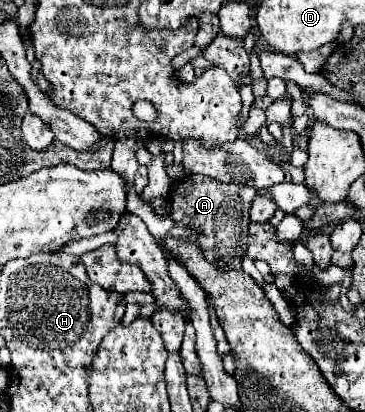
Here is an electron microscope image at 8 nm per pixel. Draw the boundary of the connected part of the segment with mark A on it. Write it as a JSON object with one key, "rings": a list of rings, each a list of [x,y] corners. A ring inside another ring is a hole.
{"rings":[[[187,175],[179,181],[171,193],[169,219],[175,227],[167,237],[181,237],[195,241],[209,263],[219,269],[241,269],[243,255],[247,253],[247,227],[251,225],[249,207],[257,191],[253,187],[243,187],[237,183],[219,183],[217,179],[207,179],[205,175]]]}

